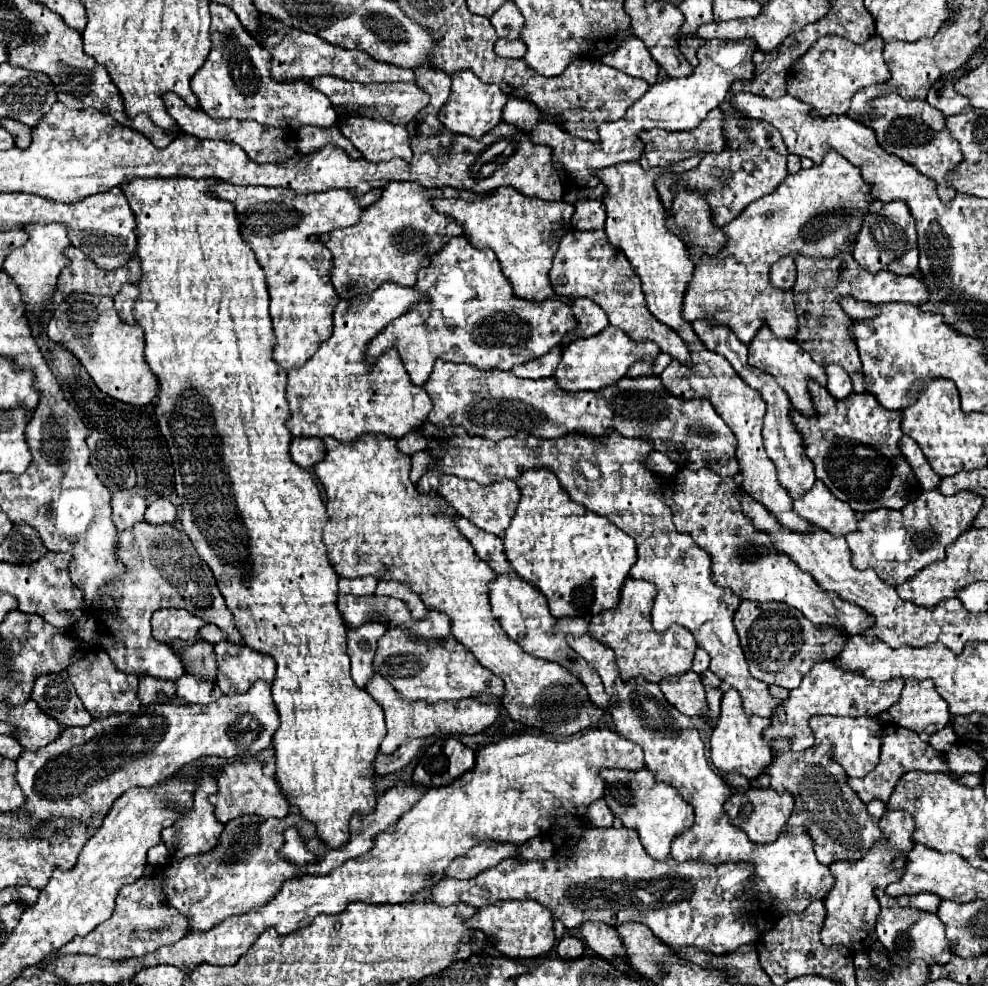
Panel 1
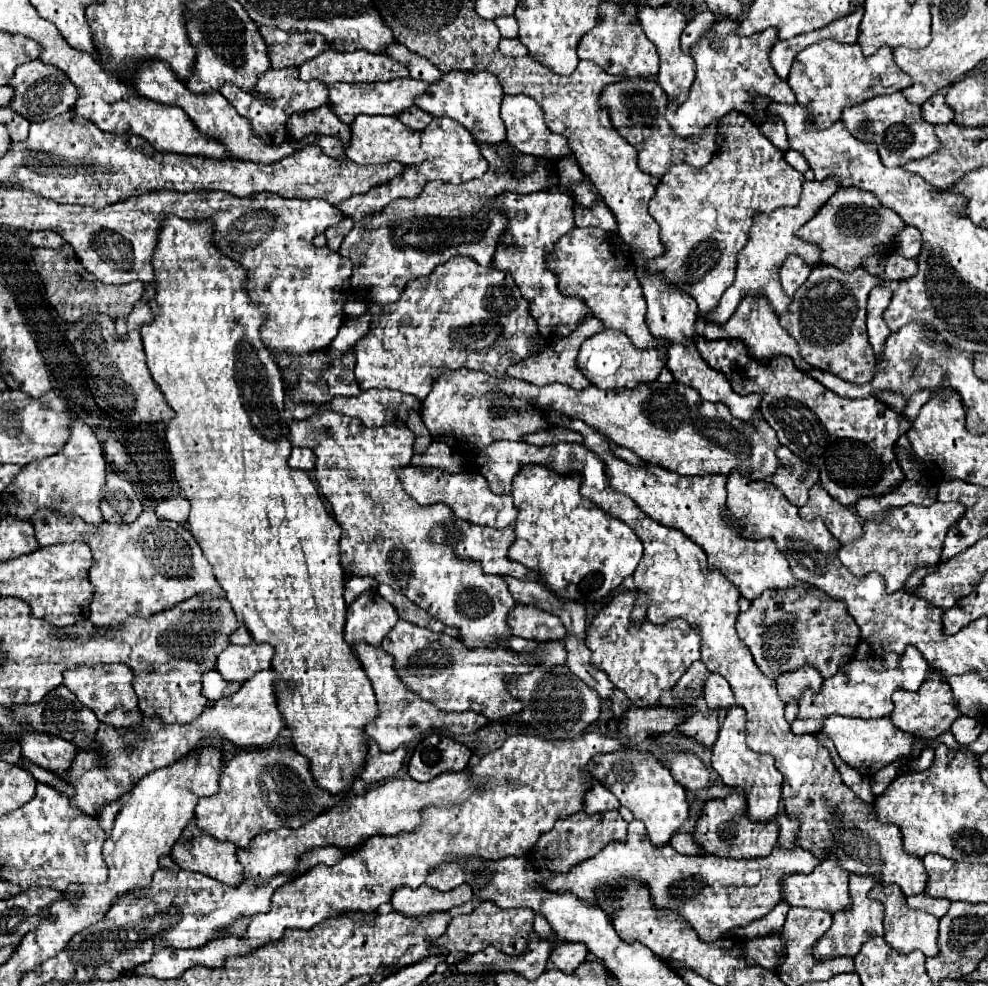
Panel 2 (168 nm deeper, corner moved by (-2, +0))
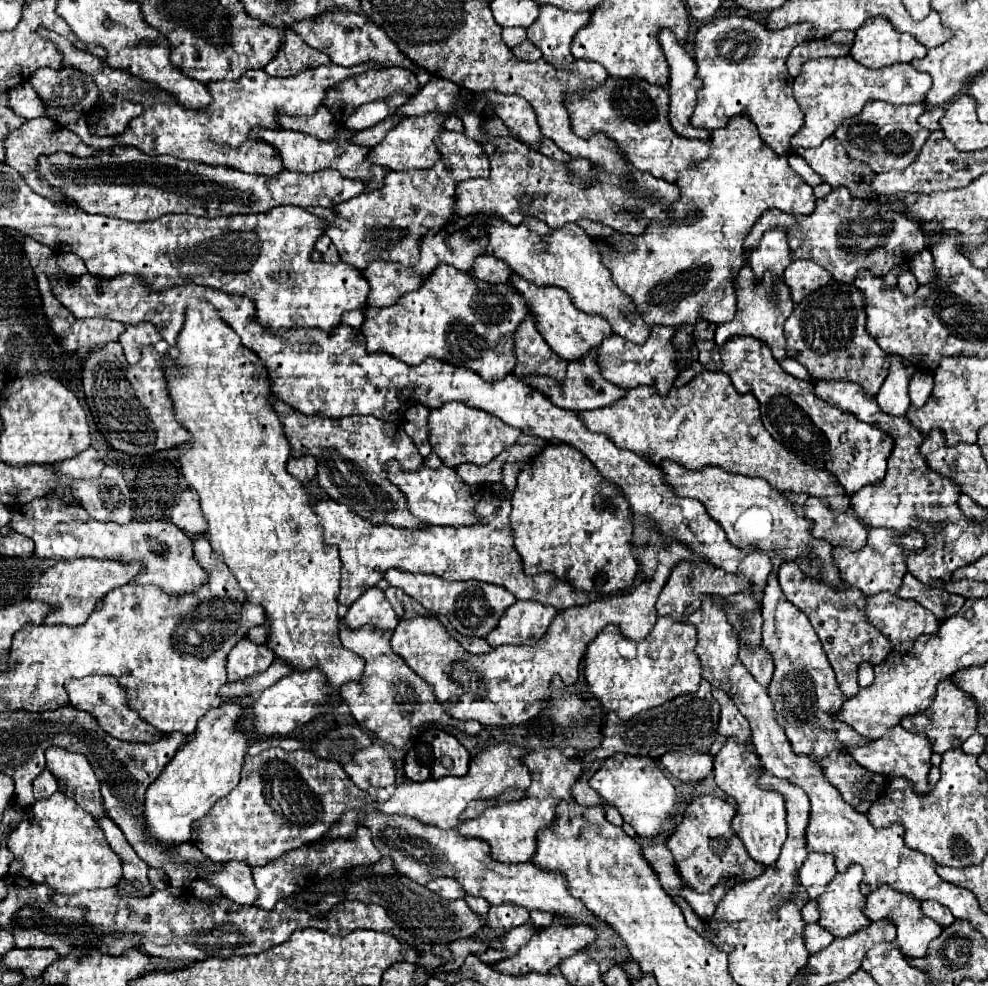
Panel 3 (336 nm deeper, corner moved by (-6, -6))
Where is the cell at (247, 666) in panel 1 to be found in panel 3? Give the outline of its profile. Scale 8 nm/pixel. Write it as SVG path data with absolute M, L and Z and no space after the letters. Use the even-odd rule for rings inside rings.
M240 640L238 646L228 654L228 680L244 680L246 676L254 676L264 672L274 662L274 654L266 646L258 646L250 640Z

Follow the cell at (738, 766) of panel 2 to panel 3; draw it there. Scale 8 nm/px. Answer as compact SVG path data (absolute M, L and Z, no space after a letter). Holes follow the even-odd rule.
M730 736L722 750L714 756L714 780L718 788L736 800L736 816L732 820L734 832L740 836L754 860L762 862L764 866L774 866L780 846L786 840L786 802L782 794L758 786L760 774L760 756L748 742L738 742L734 736Z

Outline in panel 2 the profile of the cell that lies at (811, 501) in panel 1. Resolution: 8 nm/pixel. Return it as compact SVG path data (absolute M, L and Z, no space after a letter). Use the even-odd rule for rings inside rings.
M814 484L810 488L808 502L800 508L800 516L804 520L820 518L830 534L840 540L840 544L848 544L862 536L862 524L858 516L840 502L834 502L834 498L830 498L830 494L826 494L820 484Z

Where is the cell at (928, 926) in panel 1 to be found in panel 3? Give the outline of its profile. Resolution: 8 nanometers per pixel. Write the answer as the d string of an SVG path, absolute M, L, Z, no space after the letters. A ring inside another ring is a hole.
M878 888L878 890L870 892L870 896L866 896L866 908L864 908L864 912L872 920L886 918L886 920L890 920L890 922L896 924L896 928L898 928L896 944L904 952L906 958L922 958L922 956L926 956L928 954L928 944L934 938L938 938L940 932L942 932L942 926L938 922L930 920L928 916L922 916L920 902L916 902L914 896L906 896L902 892L894 892L892 888Z

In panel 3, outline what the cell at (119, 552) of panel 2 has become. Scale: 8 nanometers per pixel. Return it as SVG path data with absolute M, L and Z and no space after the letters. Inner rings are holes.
M36 498L26 506L20 506L12 512L10 520L12 530L34 540L34 554L38 558L52 560L72 560L82 558L82 554L114 560L120 564L138 562L140 574L130 580L130 584L138 586L156 586L172 596L182 596L186 592L196 592L200 586L208 582L206 568L194 558L192 538L178 530L174 524L164 520L146 520L146 522L130 522L130 524L114 524L114 522L98 522L88 516L82 506L64 504L62 500L46 500Z

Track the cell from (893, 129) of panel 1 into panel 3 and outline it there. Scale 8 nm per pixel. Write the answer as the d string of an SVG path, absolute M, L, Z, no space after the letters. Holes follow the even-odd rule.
M868 102L866 108L850 118L844 120L842 126L834 132L834 136L842 142L846 152L866 162L874 172L888 172L888 170L904 170L922 150L924 142L930 136L930 130L918 124L918 118L924 112L924 104L910 104L910 106L890 106L888 102Z

